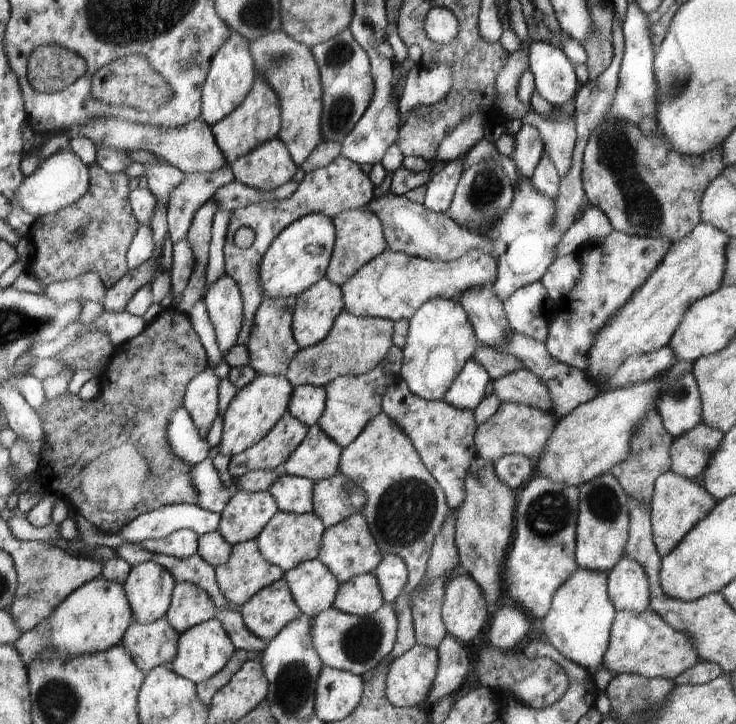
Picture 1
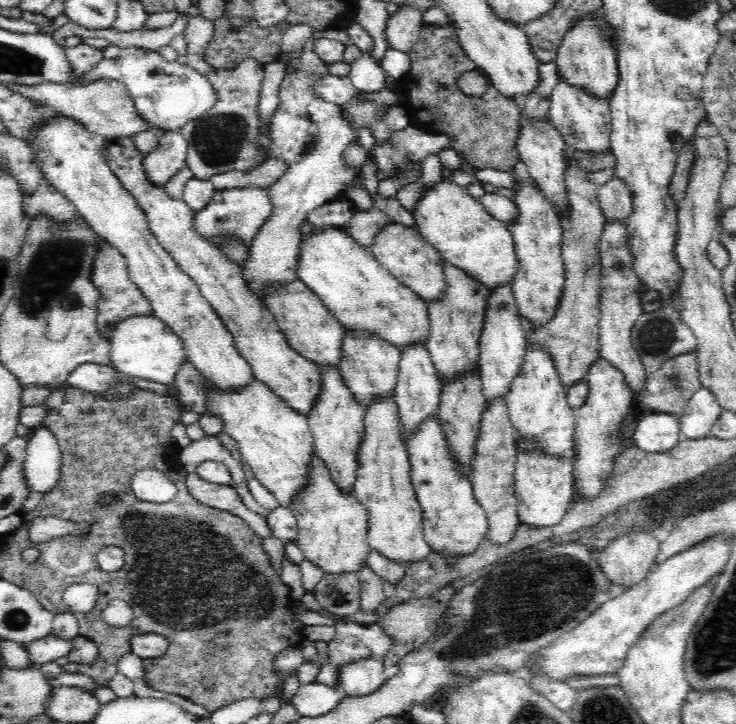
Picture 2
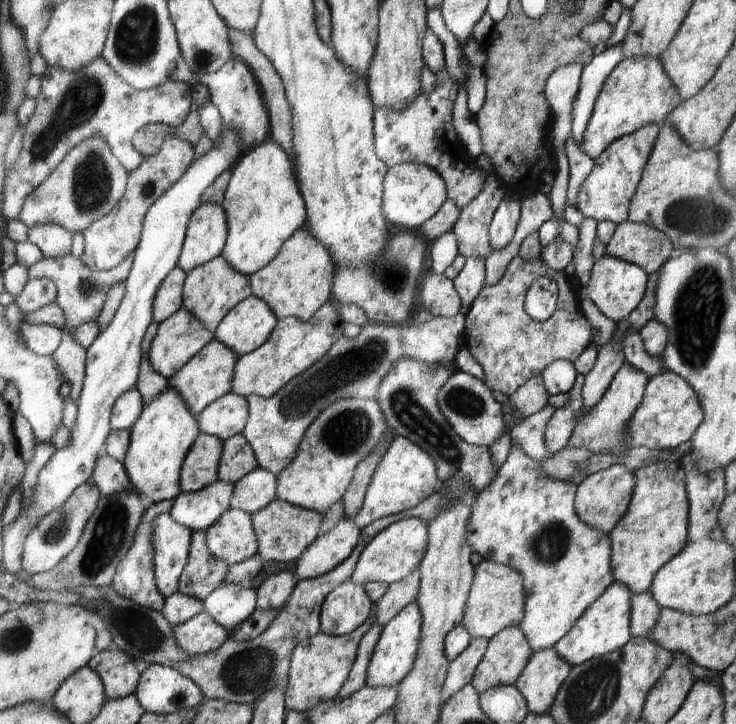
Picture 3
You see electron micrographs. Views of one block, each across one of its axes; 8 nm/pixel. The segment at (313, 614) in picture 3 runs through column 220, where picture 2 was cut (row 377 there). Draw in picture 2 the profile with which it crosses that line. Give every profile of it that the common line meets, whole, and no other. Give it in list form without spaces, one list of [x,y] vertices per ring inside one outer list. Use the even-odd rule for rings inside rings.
[[[696,352],[665,360],[660,370],[648,373],[640,406],[653,413],[682,416],[690,398],[702,387],[699,376]]]

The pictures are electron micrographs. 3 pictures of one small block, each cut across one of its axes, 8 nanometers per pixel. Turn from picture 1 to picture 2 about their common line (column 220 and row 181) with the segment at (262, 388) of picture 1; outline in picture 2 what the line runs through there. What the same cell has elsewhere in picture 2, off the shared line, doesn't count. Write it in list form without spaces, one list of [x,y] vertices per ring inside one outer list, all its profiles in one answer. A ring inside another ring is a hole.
[[[444,180],[426,191],[413,216],[418,223],[418,231],[443,260],[462,269],[470,278],[490,290],[513,283],[520,272],[520,259],[510,227],[496,220],[482,203],[468,194],[466,188],[453,180]]]

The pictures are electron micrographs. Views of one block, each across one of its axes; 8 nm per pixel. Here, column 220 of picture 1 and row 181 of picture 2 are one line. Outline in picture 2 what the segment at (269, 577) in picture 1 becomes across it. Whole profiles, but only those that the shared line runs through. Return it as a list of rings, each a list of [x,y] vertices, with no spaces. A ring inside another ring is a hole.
[[[566,168],[566,186],[572,203],[572,214],[559,218],[564,233],[562,259],[566,265],[566,284],[560,298],[556,316],[542,328],[529,333],[527,343],[549,354],[564,390],[570,390],[576,382],[585,380],[590,366],[601,356],[599,341],[600,302],[600,257],[598,244],[605,228],[605,218],[596,199],[596,189],[587,179],[587,173],[577,168]]]

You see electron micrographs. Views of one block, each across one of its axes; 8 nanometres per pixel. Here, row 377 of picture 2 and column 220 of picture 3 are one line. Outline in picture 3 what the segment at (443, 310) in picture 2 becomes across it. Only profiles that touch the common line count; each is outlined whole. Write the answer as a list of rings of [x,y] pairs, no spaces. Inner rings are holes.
[[[201,433],[189,451],[181,472],[181,490],[192,493],[219,481],[219,464],[225,441]]]

